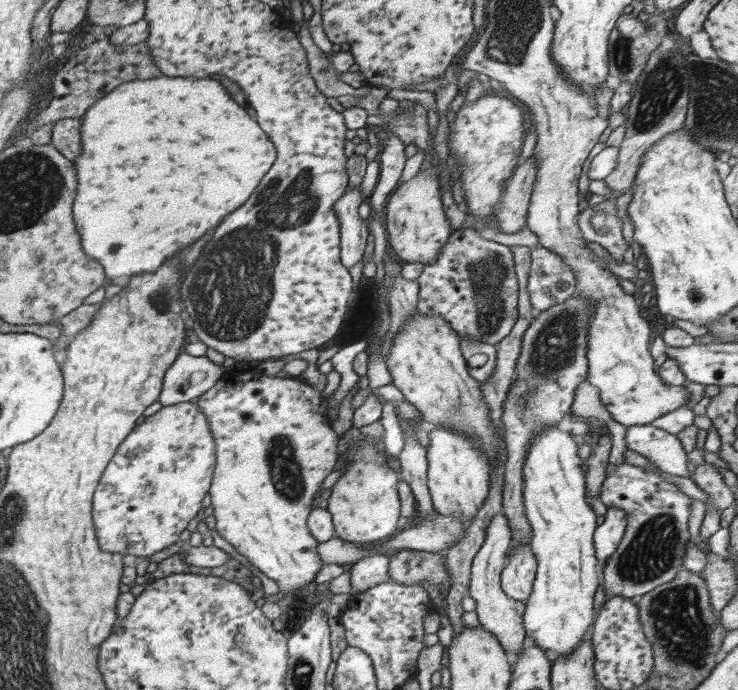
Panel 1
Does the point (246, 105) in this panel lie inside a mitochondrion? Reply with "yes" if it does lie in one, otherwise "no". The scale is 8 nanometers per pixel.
no

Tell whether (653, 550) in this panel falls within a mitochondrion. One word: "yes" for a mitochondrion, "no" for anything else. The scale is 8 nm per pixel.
yes

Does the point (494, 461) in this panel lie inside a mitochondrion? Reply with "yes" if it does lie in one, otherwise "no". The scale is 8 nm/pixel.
no

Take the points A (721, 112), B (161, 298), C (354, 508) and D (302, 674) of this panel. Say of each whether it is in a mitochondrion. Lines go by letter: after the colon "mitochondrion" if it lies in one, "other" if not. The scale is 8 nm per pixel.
A: mitochondrion
B: mitochondrion
C: other
D: mitochondrion

